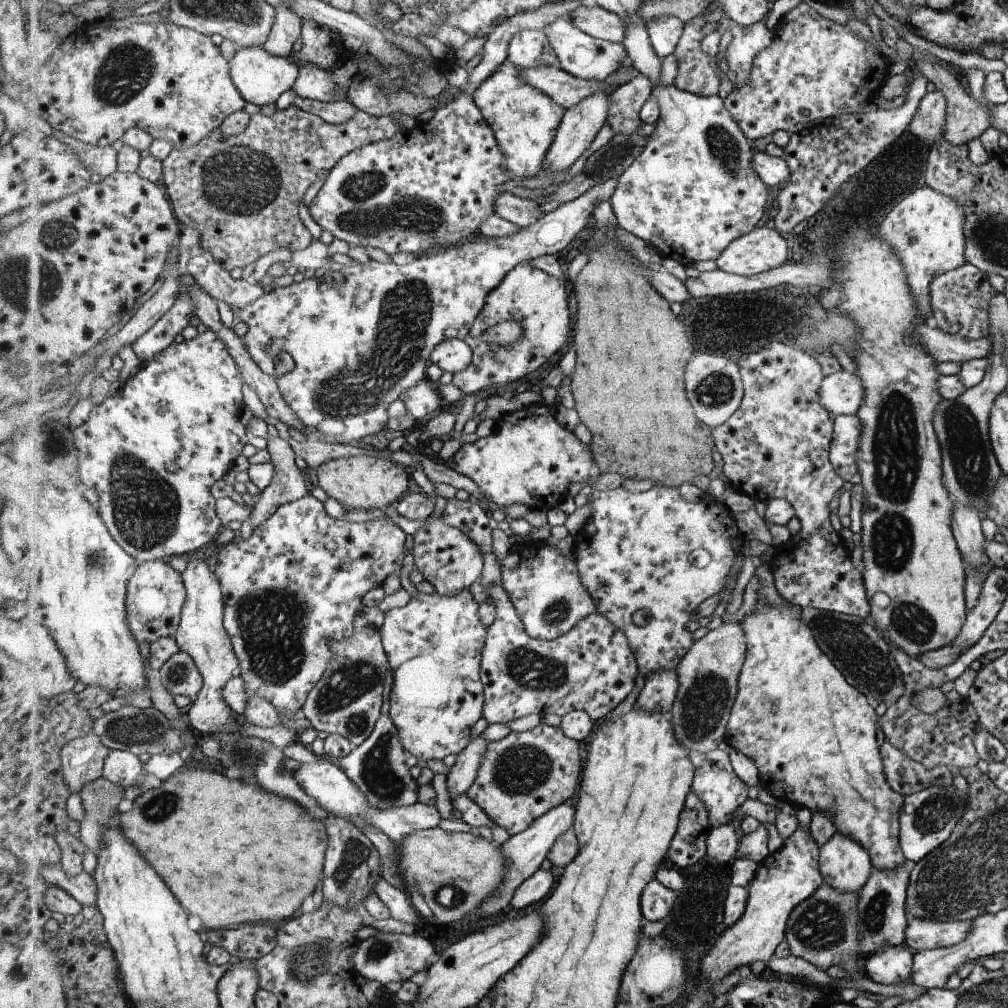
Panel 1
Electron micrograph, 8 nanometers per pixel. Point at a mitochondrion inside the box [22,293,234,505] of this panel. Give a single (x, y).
(56, 446)

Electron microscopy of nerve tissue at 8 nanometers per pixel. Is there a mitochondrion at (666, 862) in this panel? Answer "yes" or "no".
no

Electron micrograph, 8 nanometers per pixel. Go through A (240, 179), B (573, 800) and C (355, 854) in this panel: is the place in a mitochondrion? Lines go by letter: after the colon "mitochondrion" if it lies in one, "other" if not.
A: mitochondrion
B: other
C: mitochondrion

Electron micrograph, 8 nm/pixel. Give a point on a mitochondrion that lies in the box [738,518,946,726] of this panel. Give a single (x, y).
(867, 664)

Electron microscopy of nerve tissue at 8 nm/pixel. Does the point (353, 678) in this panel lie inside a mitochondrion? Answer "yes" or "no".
yes

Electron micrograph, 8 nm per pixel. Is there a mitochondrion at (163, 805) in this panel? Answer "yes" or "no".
yes

